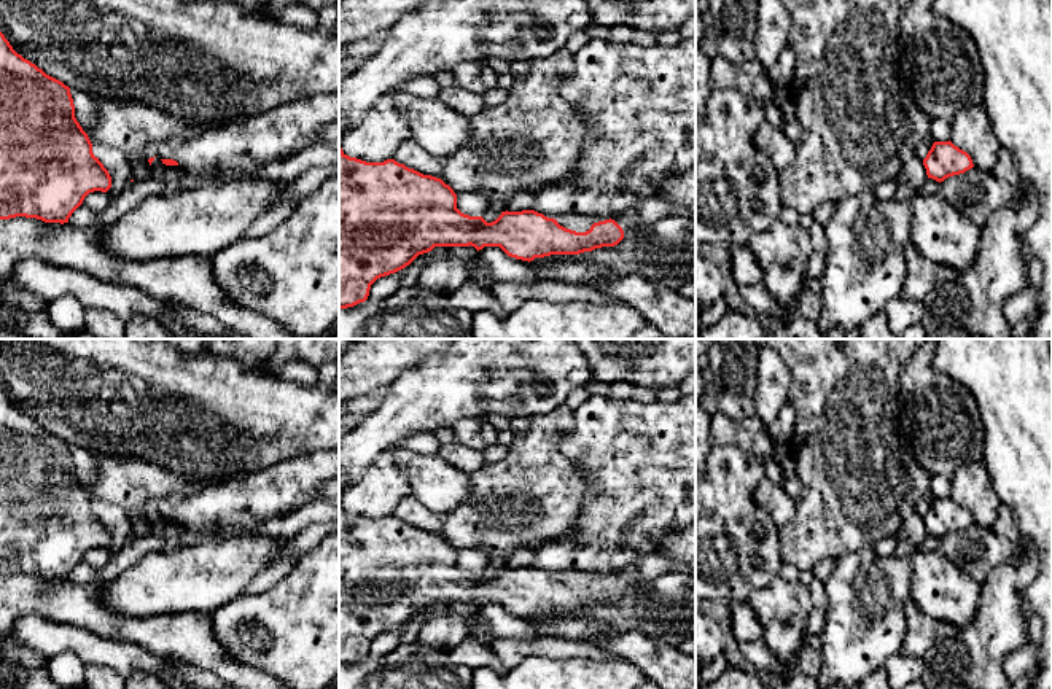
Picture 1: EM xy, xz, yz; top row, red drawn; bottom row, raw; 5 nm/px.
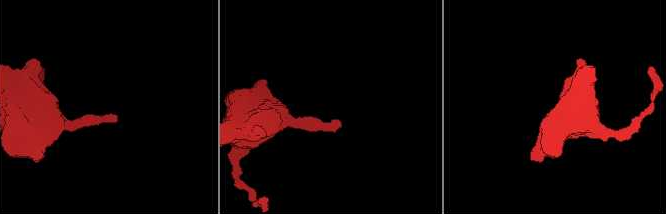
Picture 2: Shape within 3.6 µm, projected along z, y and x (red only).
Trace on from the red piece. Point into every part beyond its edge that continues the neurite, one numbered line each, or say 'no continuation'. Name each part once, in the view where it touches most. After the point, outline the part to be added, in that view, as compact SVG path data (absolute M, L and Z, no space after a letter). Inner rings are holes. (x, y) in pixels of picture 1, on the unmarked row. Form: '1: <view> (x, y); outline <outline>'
1: xz (575, 578); outline M579 570L562 571L555 576L560 582L576 589L586 589L594 579L598 579L594 573Z

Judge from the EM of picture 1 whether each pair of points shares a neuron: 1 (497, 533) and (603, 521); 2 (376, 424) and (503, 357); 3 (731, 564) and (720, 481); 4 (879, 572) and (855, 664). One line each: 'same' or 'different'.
1: different
2: same
3: same
4: same

